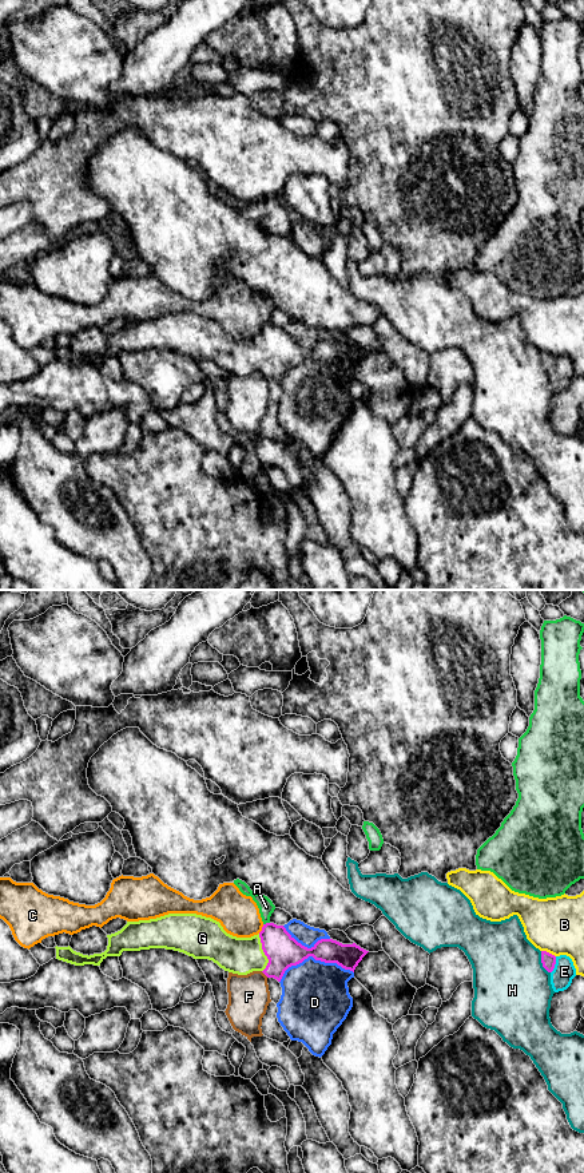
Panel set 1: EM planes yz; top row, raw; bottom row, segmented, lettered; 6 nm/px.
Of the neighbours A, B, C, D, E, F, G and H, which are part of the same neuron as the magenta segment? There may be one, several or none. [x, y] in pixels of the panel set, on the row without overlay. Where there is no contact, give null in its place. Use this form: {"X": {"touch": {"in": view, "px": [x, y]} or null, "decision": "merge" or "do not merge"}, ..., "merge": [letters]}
{"A": {"touch": {"in": "yz", "px": [266, 324]}, "decision": "do not merge"}, "B": {"touch": {"in": "yz", "px": [548, 353]}, "decision": "do not merge"}, "C": {"touch": {"in": "yz", "px": [262, 329]}, "decision": "do not merge"}, "D": {"touch": {"in": "yz", "px": [313, 357]}, "decision": "do not merge"}, "E": {"touch": {"in": "yz", "px": [555, 364]}, "decision": "do not merge"}, "F": {"touch": {"in": "yz", "px": [265, 375]}, "decision": "do not merge"}, "G": {"touch": {"in": "yz", "px": [263, 352]}, "decision": "merge"}, "H": {"touch": {"in": "yz", "px": [541, 363]}, "decision": "do not merge"}, "merge": ["G"]}

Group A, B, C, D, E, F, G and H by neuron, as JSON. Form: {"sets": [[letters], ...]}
{"sets": [["A", "C"], ["B"], ["D"], ["E"], ["F"], ["G"], ["H"]]}

